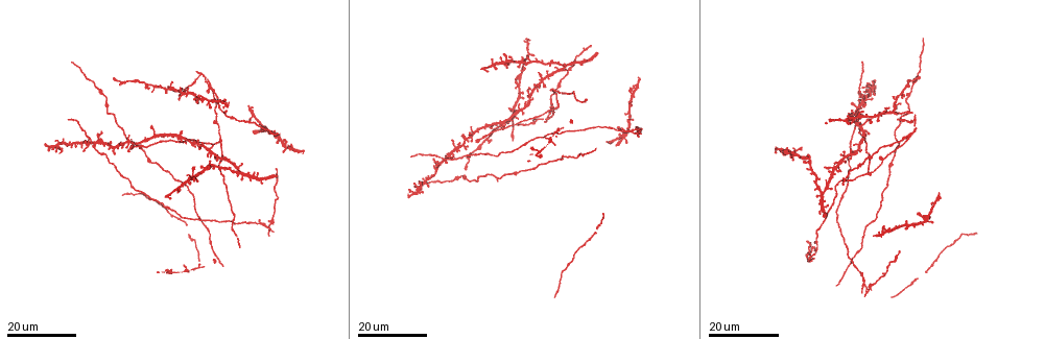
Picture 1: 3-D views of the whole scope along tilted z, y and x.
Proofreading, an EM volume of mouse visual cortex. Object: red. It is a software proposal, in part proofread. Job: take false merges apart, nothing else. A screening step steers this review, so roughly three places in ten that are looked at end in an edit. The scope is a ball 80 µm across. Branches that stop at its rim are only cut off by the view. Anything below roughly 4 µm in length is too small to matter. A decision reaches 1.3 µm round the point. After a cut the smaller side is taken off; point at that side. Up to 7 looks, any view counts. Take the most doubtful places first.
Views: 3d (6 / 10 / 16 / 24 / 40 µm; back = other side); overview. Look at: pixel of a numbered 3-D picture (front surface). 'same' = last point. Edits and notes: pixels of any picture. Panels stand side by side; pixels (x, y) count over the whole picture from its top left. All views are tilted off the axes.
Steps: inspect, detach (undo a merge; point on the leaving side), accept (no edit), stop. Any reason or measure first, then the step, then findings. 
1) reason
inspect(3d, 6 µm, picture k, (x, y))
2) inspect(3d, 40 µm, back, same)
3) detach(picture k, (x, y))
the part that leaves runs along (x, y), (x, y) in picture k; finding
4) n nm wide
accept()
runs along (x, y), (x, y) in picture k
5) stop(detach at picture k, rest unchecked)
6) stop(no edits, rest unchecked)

two arms at a narrow angle
inspect(3d, 24 µm, picture 1, (908, 135))

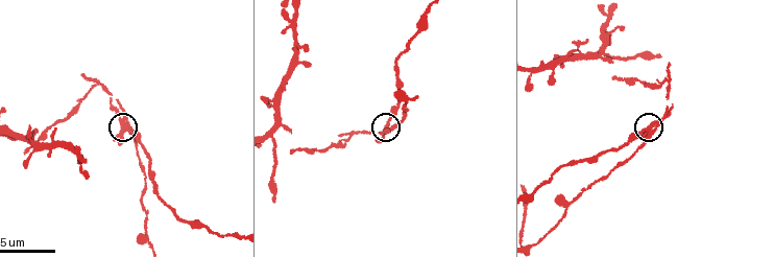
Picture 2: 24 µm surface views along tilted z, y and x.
inspect(3d, 10 µm, picture 2, (126, 131))

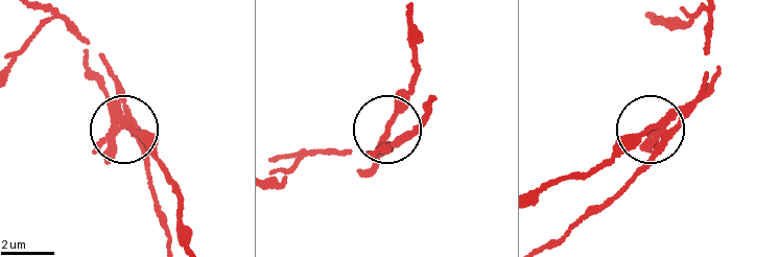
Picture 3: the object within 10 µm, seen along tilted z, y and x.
240 nm wide
detach(picture 3, (145, 136))
two neurons meet here

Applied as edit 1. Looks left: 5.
inspect(overview)

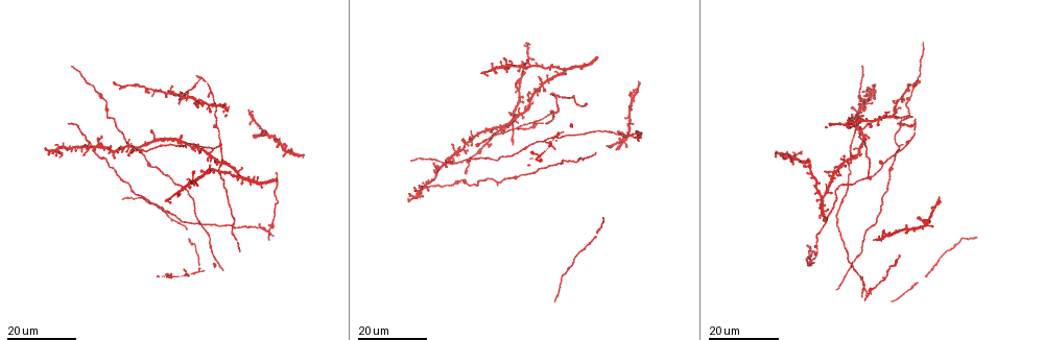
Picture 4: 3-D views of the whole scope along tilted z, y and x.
four arms meet
inspect(3d, 16 µm, picture 4, (279, 140))

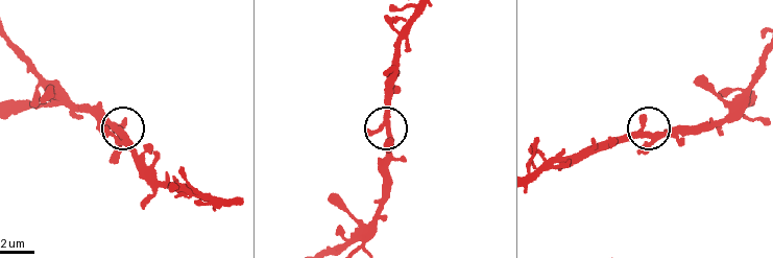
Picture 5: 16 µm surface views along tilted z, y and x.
zoom in
inspect(3d, 6 µm, picture 5, (123, 133))

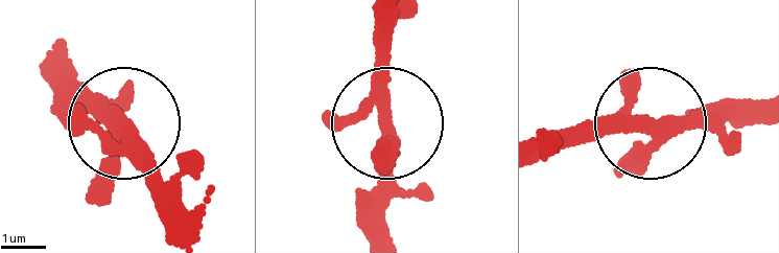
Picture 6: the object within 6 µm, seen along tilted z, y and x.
accept()
one neuron here

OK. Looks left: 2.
four or more arms meet
inspect(3d, 24 µm, picture 4, (93, 149))

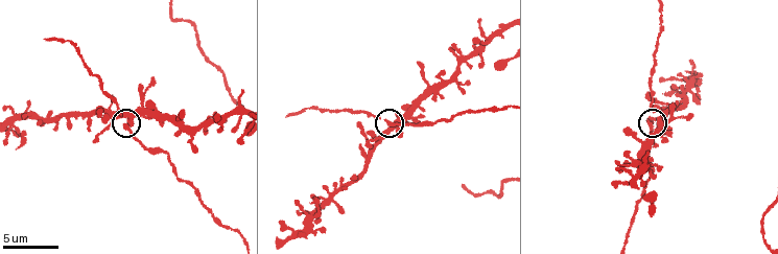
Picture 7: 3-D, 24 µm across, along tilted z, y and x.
inspect(3d, 10 µm, picture 7, (399, 128))

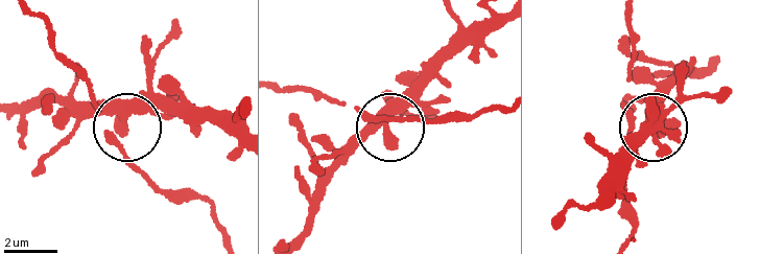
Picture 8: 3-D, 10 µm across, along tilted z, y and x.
side arm 17 µm
accept()
runs along (499, 25), (445, 51), (390, 109), (387, 126), (325, 183) in picture 8; one neuron here

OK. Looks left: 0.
stop(detach at picture 3, rest unchecked)

